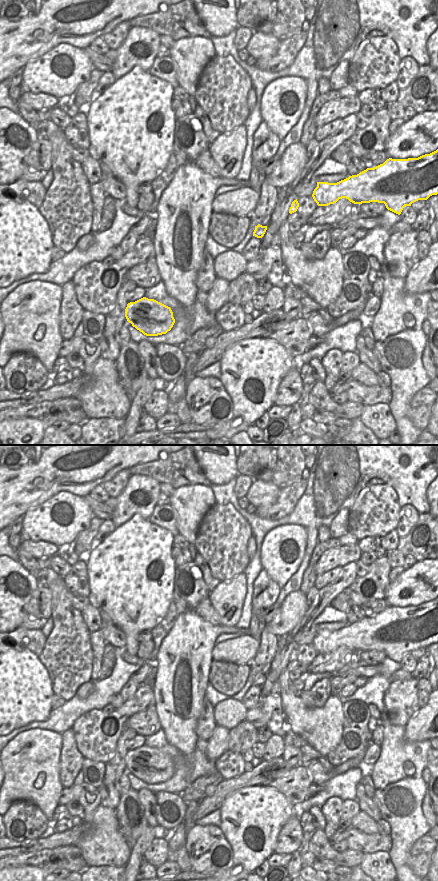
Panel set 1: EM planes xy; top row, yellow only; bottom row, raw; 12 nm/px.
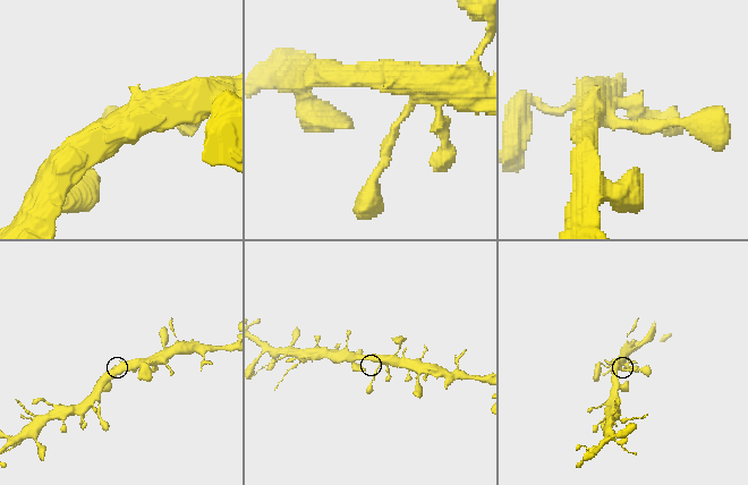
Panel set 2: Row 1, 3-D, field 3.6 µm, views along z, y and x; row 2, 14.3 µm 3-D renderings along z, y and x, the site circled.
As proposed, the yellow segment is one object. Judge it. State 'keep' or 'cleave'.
keep

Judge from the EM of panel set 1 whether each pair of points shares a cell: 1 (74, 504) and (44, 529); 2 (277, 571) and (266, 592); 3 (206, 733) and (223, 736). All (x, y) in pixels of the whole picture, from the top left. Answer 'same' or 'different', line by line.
1: same
2: different
3: different

